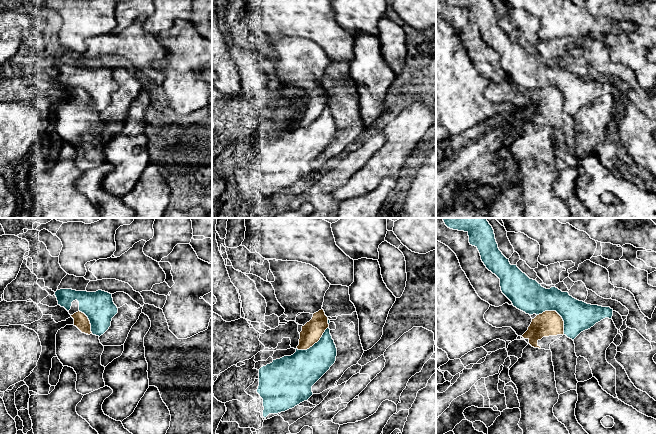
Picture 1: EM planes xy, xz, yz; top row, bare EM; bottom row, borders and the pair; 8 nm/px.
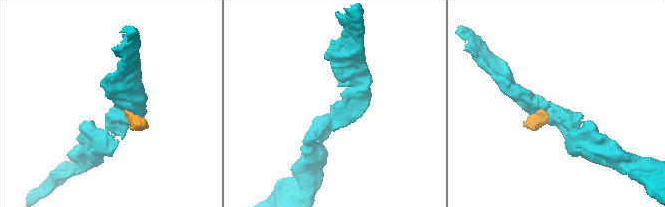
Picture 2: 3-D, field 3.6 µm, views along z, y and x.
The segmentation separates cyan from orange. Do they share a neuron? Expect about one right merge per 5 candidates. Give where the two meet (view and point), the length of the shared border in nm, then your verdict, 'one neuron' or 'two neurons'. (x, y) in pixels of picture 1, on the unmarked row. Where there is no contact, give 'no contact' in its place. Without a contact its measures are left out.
yz (558, 89) | 280 nm | two neurons

